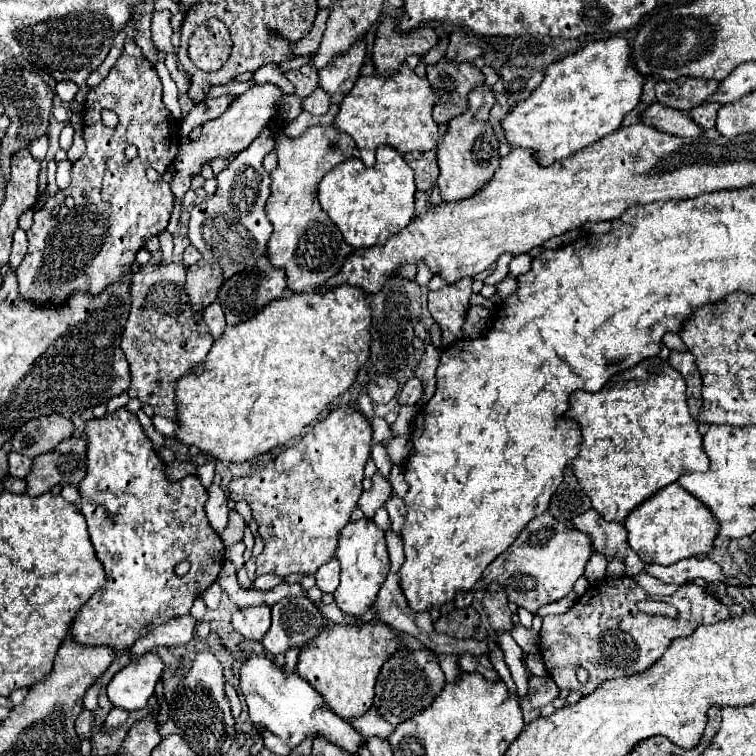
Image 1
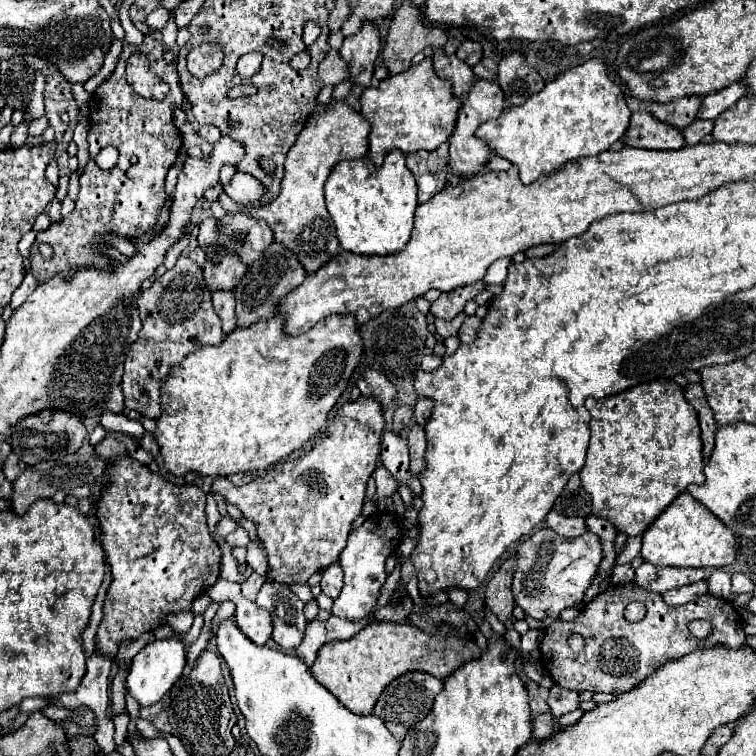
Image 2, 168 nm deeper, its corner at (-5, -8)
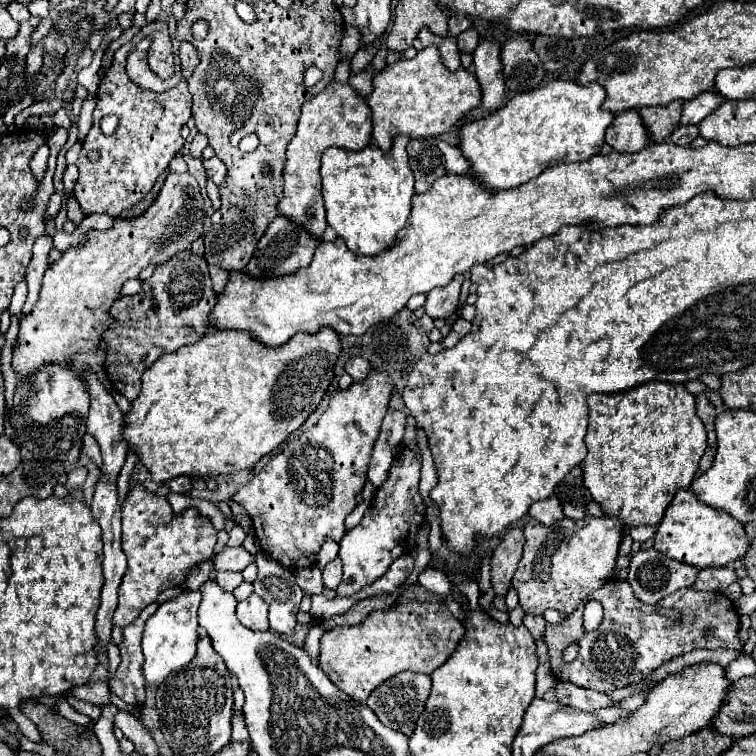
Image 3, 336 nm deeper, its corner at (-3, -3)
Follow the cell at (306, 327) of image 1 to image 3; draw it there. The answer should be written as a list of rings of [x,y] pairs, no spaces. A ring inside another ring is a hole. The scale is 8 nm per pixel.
[[[328,327],[314,335],[296,333],[286,345],[274,349],[254,341],[248,331],[210,331],[198,343],[162,355],[144,371],[140,395],[124,415],[126,427],[122,435],[128,441],[128,451],[138,455],[156,483],[170,481],[178,475],[216,477],[248,469],[262,455],[278,449],[318,407],[334,377],[338,353],[340,337]]]

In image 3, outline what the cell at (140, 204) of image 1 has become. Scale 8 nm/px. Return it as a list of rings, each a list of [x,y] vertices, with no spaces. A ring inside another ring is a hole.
[[[150,23],[126,45],[122,45],[116,55],[114,63],[104,75],[100,87],[98,87],[98,105],[94,109],[94,125],[90,133],[86,135],[82,143],[82,151],[78,157],[78,171],[80,177],[74,187],[74,197],[78,199],[82,211],[86,215],[92,213],[106,213],[106,215],[120,215],[120,211],[132,207],[134,203],[142,201],[142,197],[152,189],[156,177],[168,167],[168,163],[174,159],[176,153],[180,153],[184,139],[180,137],[182,125],[192,117],[192,95],[188,91],[188,79],[194,73],[200,57],[194,51],[190,43],[180,45],[180,57],[182,57],[182,83],[172,87],[164,93],[152,93],[140,89],[134,81],[130,81],[126,70],[126,59],[146,35],[152,35],[152,47],[150,47],[150,69],[158,73],[158,77],[172,77],[174,75],[174,53],[172,43],[166,25],[162,23]],[[102,115],[116,115],[120,119],[120,125],[114,135],[106,137],[100,131],[100,119]],[[98,149],[100,161],[90,163],[88,151]]]

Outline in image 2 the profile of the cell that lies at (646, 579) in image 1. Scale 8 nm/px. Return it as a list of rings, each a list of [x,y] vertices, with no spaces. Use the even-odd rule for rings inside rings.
[[[702,580],[702,582],[690,584],[690,586],[682,586],[682,588],[664,592],[662,598],[664,598],[664,602],[670,604],[670,606],[682,606],[682,604],[688,604],[690,600],[694,600],[694,598],[706,594],[706,592],[708,592],[708,586],[706,586],[706,580]]]

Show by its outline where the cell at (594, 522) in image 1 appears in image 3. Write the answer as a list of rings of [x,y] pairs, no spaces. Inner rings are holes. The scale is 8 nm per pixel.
[[[548,497],[548,499],[544,499],[544,501],[536,501],[530,509],[528,509],[528,515],[530,517],[534,517],[534,519],[538,519],[540,523],[544,523],[544,525],[554,525],[556,521],[560,521],[560,519],[564,519],[564,513],[562,513],[562,507],[560,507],[560,501],[558,501],[558,497]]]

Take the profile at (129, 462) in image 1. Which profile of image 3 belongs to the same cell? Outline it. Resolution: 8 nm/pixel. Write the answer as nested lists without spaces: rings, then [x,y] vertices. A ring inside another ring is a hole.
[[[134,485],[122,505],[122,551],[128,557],[128,571],[118,591],[118,609],[112,623],[126,627],[144,607],[156,601],[160,591],[184,585],[186,573],[204,559],[210,559],[214,545],[216,529],[206,517],[200,517],[196,507],[176,515],[168,499],[158,499],[142,485]]]

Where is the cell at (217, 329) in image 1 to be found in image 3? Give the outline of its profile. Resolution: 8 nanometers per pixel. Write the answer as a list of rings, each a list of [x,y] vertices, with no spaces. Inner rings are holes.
[[[210,267],[210,277],[212,277],[216,293],[220,293],[222,287],[228,283],[228,271],[222,267]]]

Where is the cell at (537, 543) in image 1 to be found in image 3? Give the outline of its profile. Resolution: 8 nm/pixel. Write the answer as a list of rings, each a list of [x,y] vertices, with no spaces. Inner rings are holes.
[[[566,517],[552,527],[528,519],[524,527],[524,555],[512,577],[512,587],[518,591],[520,607],[532,615],[542,615],[546,609],[570,615],[586,595],[612,577],[624,531],[626,525],[616,517]]]

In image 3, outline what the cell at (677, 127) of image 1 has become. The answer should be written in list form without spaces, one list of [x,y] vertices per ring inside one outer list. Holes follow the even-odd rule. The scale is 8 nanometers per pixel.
[[[622,111],[606,129],[604,141],[620,153],[636,153],[648,145],[648,135],[638,111]]]

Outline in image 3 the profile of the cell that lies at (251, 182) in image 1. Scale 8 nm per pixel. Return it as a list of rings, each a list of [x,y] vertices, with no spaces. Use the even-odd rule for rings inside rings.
[[[212,157],[212,159],[202,159],[202,165],[204,165],[204,169],[206,169],[208,179],[212,179],[214,183],[224,183],[224,177],[226,177],[226,167],[224,167],[224,163],[222,163],[218,157]]]

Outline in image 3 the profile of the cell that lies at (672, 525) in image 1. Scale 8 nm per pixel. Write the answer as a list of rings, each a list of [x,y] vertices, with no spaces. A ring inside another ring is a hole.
[[[678,489],[666,509],[664,519],[656,529],[654,549],[670,559],[684,561],[698,569],[706,569],[726,567],[736,559],[742,559],[750,549],[750,541],[746,537],[744,525],[736,523],[736,519],[724,515],[724,511],[712,511],[712,507],[700,503],[692,489]]]

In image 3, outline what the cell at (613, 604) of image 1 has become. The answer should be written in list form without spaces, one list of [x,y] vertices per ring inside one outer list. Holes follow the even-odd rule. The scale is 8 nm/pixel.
[[[608,579],[598,591],[590,593],[572,615],[564,617],[558,625],[548,623],[544,641],[550,651],[552,673],[556,679],[584,689],[610,693],[614,689],[644,681],[646,675],[650,675],[662,663],[694,649],[726,647],[738,651],[742,647],[738,639],[738,627],[738,613],[724,593],[700,593],[690,587],[664,597],[658,605],[644,605],[632,595],[628,581]],[[590,599],[596,599],[604,605],[604,621],[596,631],[586,633],[582,627],[582,611]],[[660,607],[680,611],[680,621],[670,621],[666,615],[660,615]],[[704,627],[712,627],[710,637],[704,637]],[[572,641],[580,645],[580,651],[574,661],[564,663],[562,651],[572,645]]]

